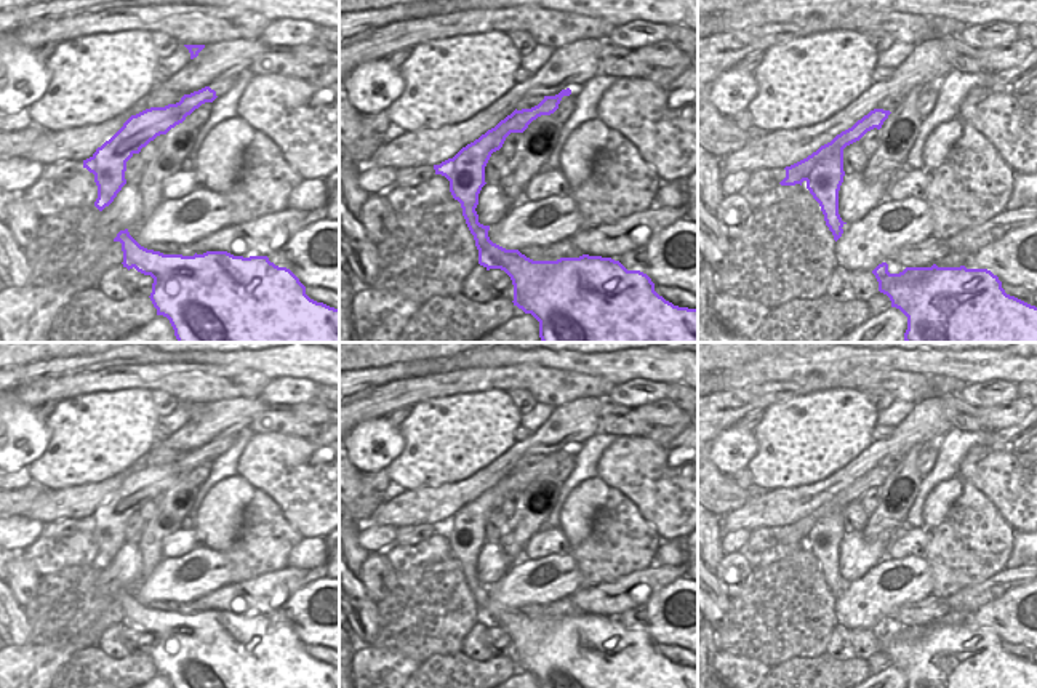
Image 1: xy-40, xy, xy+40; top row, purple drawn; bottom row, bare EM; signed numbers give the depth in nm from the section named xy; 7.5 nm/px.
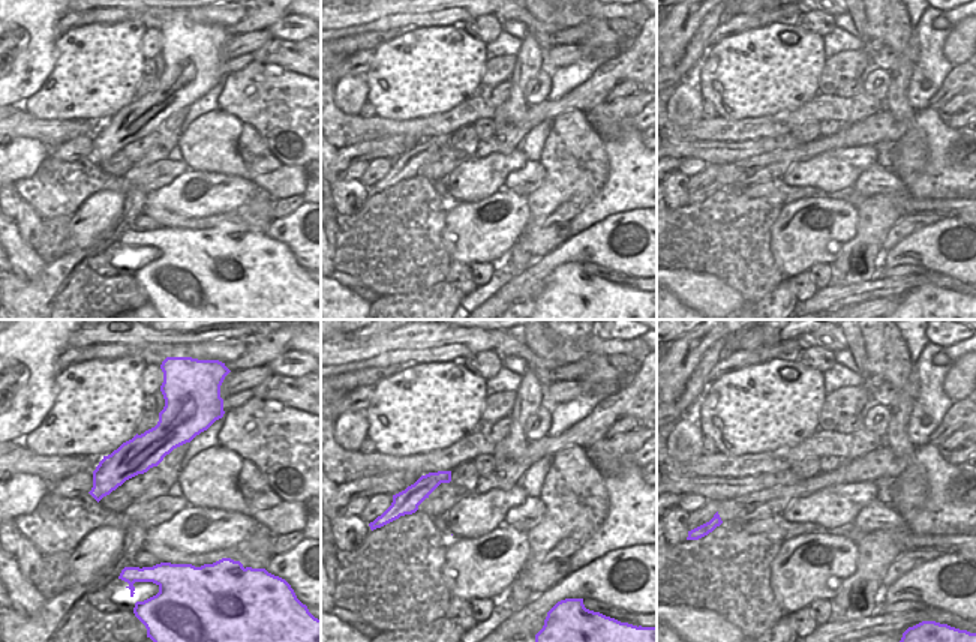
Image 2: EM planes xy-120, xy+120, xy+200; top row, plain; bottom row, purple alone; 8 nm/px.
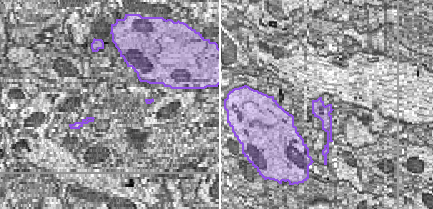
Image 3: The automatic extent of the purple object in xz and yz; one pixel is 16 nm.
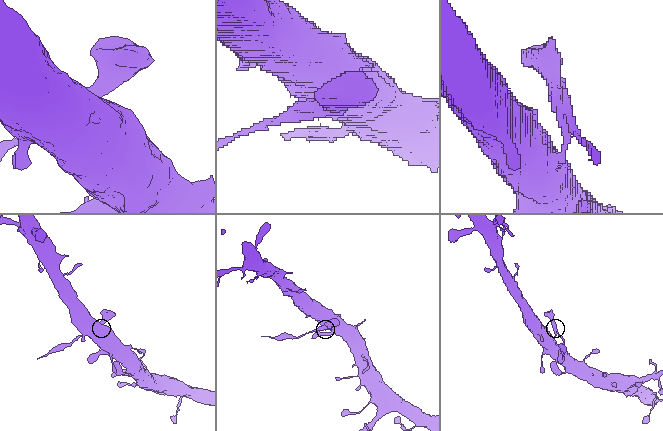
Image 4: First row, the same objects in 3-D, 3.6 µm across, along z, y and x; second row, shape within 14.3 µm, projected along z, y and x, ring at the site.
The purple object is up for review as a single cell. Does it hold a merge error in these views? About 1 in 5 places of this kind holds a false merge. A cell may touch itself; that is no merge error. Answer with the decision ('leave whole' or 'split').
split

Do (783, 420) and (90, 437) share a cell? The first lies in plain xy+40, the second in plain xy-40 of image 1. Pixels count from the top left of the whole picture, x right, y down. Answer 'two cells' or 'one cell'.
one cell

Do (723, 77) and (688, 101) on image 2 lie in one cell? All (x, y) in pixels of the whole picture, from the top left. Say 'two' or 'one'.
two

